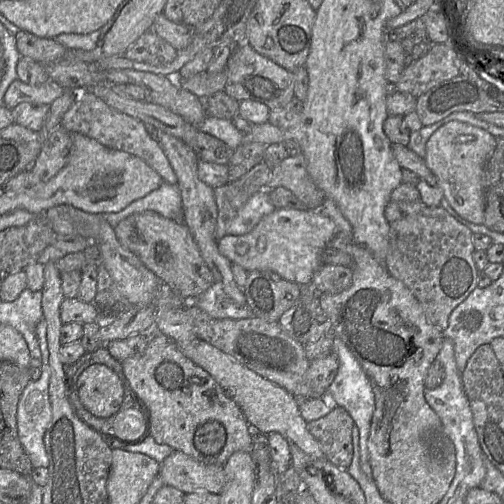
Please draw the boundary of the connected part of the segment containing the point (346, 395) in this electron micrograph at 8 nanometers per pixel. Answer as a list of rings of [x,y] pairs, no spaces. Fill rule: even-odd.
[[[333,337],[332,352],[338,357],[338,370],[334,380],[328,388],[329,396],[338,406],[345,408],[359,429],[360,468],[371,479],[372,468],[369,459],[367,440],[370,432],[371,419],[375,409],[375,397],[370,381],[360,363],[338,337]]]

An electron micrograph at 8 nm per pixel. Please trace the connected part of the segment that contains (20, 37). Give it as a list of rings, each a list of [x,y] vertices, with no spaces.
[[[19,30],[15,38],[21,57],[29,57],[45,65],[63,59],[69,52],[65,46],[54,39],[39,37],[27,31]]]

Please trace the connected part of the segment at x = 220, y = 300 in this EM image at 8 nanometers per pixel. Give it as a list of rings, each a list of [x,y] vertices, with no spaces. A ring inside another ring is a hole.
[[[214,282],[202,295],[193,300],[193,304],[215,319],[239,320],[253,316],[248,306],[238,306],[228,298],[218,282]]]

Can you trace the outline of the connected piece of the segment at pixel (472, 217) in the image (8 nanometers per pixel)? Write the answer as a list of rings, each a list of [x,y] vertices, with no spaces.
[[[451,121],[435,131],[426,143],[424,161],[435,175],[437,186],[463,219],[483,224],[485,210],[485,165],[496,146],[496,137],[473,125]]]

